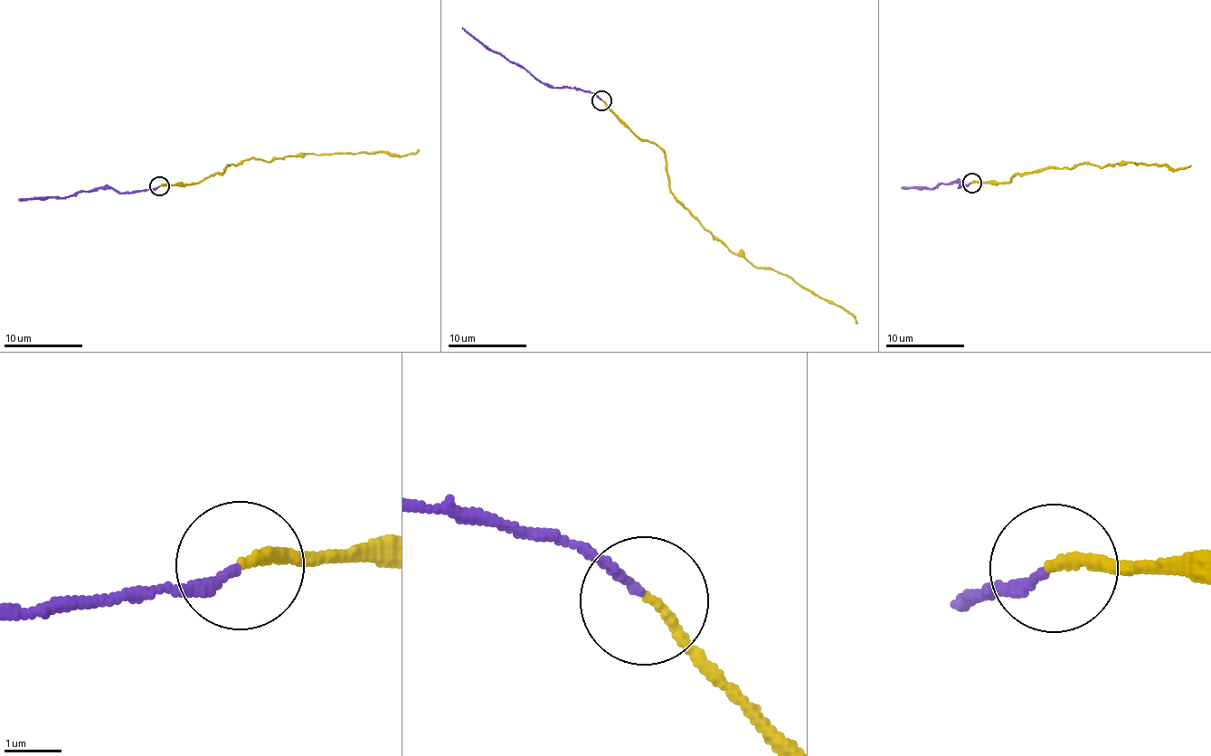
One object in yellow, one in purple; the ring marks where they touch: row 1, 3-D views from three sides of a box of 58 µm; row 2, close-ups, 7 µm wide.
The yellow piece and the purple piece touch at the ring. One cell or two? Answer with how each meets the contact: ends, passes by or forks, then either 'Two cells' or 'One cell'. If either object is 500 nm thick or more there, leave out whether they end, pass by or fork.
At the ring yellow ends. At the ring purple ends. One cell

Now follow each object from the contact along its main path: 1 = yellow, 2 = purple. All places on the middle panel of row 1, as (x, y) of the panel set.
1: (602, 99), (666, 155), (669, 192), (713, 235), (751, 262), (788, 274), (843, 306), (856, 324)
2: (602, 99), (582, 90), (566, 86), (554, 88), (539, 82), (523, 69), (486, 49), (462, 27)

